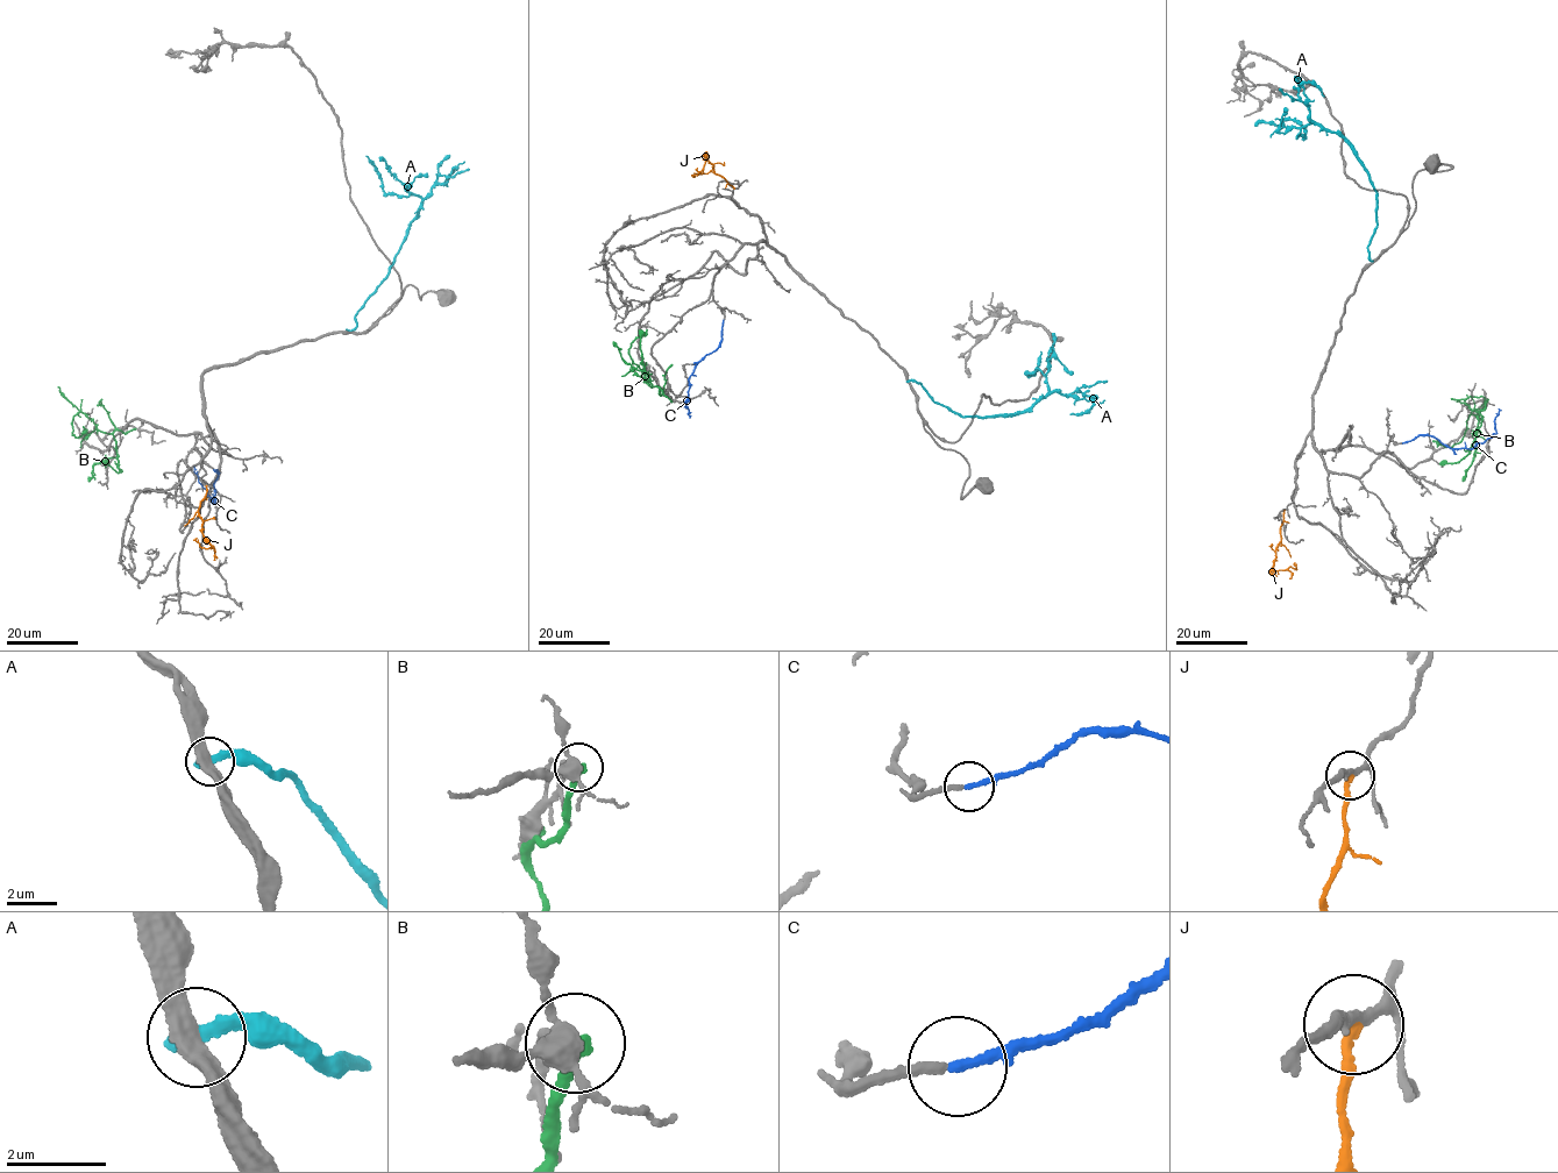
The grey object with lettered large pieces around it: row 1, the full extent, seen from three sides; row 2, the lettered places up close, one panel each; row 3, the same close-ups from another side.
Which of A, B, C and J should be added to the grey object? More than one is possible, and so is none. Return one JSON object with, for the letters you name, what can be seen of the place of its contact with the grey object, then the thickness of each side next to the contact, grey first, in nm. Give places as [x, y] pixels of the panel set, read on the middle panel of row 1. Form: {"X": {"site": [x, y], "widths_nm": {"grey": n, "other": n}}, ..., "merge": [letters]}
{"C": {"site": [723, 320], "widths_nm": {"grey": 180, "other": 200}}, "merge": ["C"]}

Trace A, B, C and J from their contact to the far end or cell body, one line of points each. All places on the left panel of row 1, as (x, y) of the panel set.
A: (349, 331), (369, 294), (385, 278), (421, 198), (411, 193), (388, 194), (365, 156)
B: (134, 428), (126, 433), (105, 433), (80, 411), (73, 417), (72, 433), (84, 434), (83, 426)
C: (213, 470), (219, 473), (212, 503), (198, 480), (196, 469)
J: (206, 485), (198, 512), (203, 535), (214, 548), (201, 548), (193, 540)

